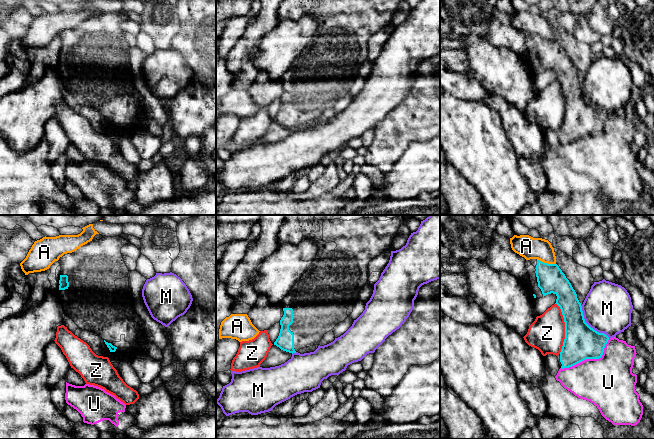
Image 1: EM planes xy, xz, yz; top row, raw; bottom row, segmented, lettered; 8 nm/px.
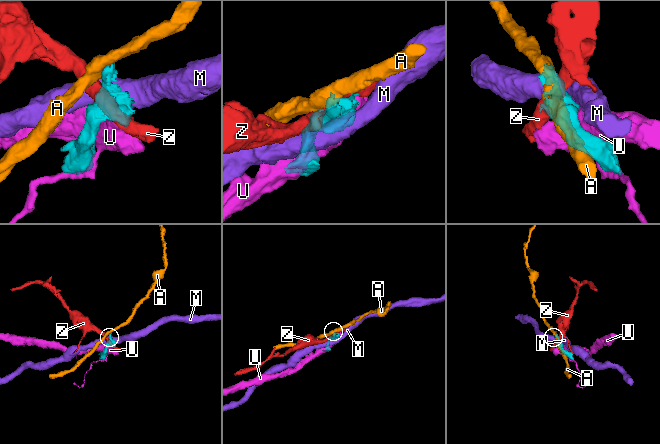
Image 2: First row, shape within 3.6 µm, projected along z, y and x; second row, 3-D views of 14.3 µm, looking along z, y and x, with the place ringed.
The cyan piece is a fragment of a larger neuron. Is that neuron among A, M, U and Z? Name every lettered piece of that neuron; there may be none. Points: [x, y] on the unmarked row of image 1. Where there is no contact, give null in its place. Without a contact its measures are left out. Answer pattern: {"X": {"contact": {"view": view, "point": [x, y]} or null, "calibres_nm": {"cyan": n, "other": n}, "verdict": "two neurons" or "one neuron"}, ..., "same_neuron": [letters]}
{"A": {"contact": {"view": "yz", "point": [546, 39]}, "calibres_nm": {"cyan": 220, "other": 180}, "verdict": "two neurons"}, "M": {"contact": {"view": "yz", "point": [588, 101]}, "calibres_nm": {"cyan": 280, "other": 400}, "verdict": "two neurons"}, "U": {"contact": {"view": "yz", "point": [590, 134]}, "calibres_nm": {"cyan": 280, "other": 420}, "verdict": "two neurons"}, "Z": {"contact": {"view": "yz", "point": [565, 104]}, "calibres_nm": {"cyan": 280, "other": 280}, "verdict": "two neurons"}, "same_neuron": []}

